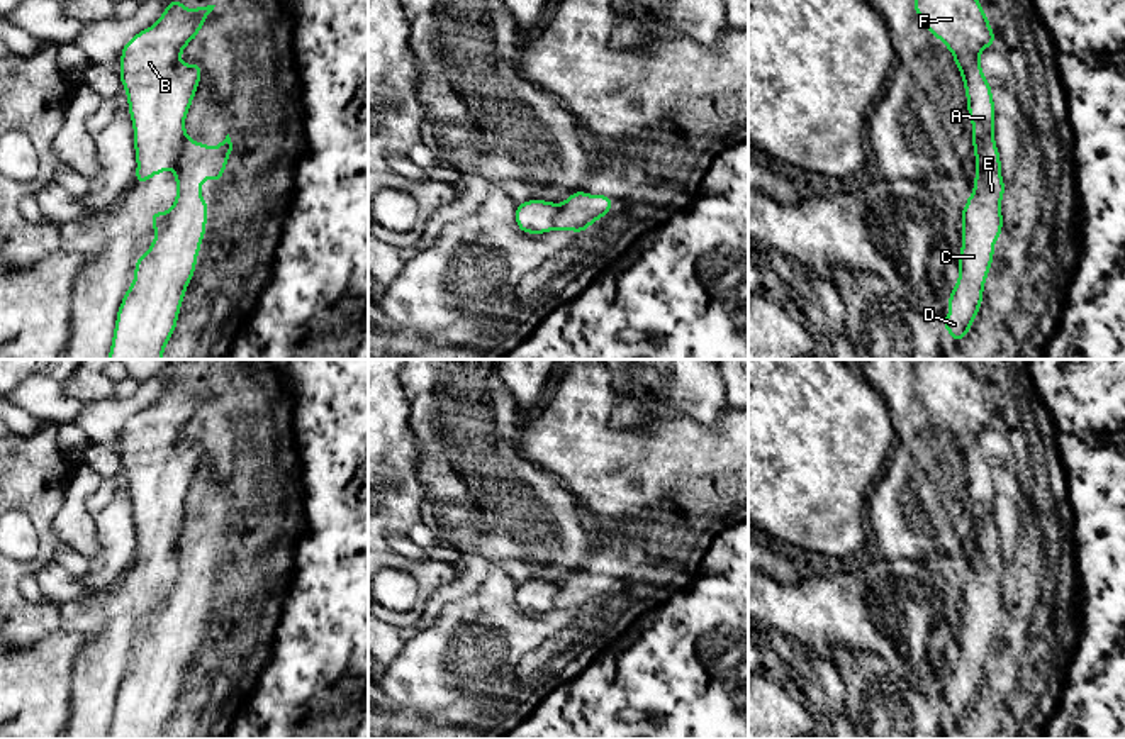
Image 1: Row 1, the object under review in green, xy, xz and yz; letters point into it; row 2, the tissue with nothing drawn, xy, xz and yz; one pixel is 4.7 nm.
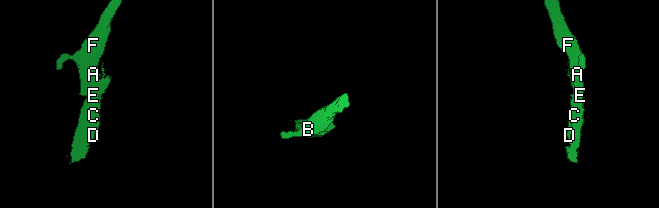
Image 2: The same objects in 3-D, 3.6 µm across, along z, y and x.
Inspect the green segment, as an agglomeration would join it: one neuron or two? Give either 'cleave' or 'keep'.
cleave

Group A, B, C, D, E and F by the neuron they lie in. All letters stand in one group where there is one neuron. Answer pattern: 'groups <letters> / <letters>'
groups A B F / C D E

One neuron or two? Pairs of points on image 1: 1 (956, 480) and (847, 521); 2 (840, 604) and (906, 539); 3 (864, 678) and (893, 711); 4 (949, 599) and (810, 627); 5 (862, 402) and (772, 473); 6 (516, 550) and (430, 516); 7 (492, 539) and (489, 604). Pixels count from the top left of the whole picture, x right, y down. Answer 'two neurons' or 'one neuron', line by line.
1: two neurons
2: two neurons
3: one neuron
4: one neuron
5: one neuron
6: one neuron
7: two neurons

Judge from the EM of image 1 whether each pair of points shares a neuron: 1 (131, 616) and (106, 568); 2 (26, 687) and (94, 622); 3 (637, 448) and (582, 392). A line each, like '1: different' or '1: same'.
1: different
2: different
3: same

